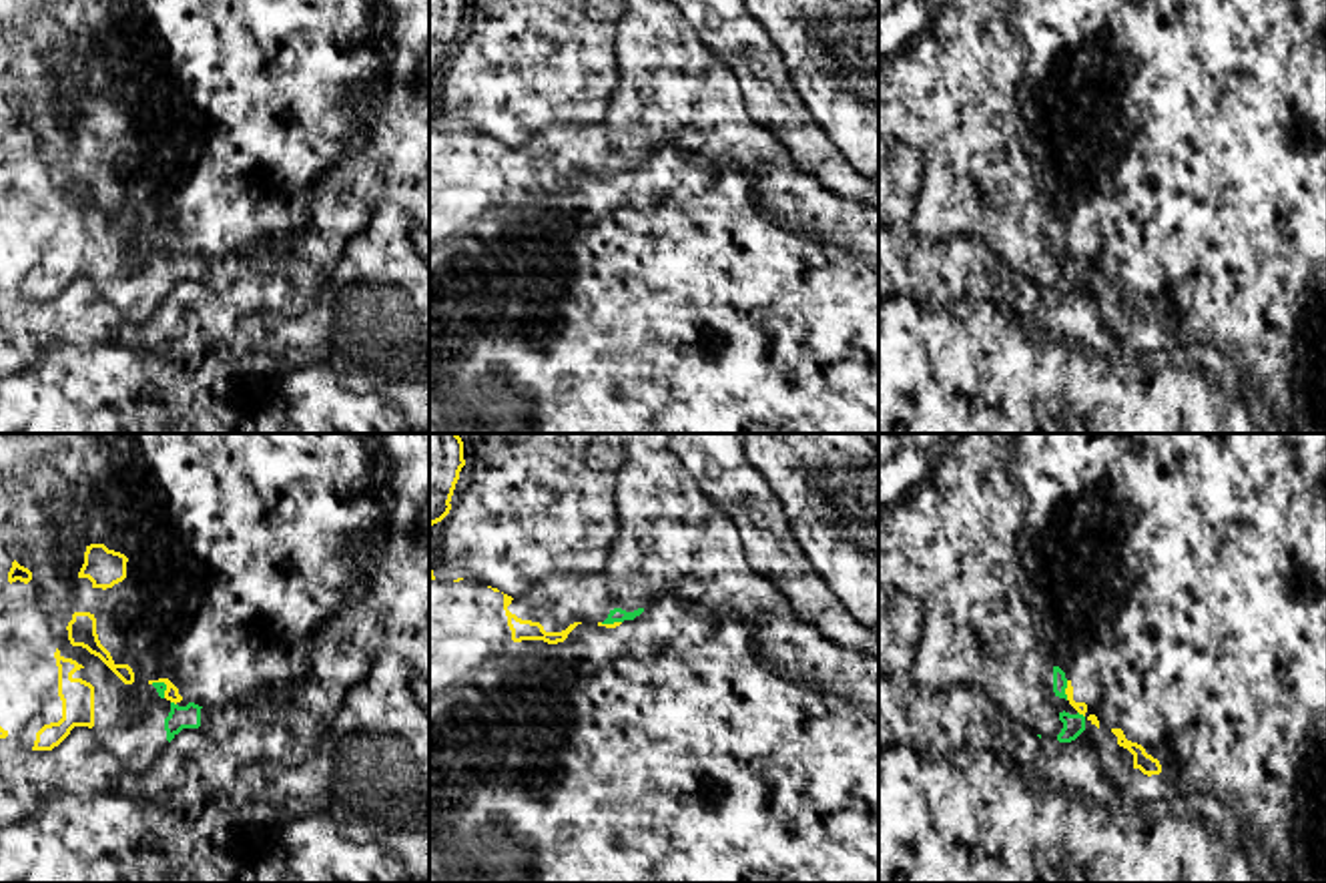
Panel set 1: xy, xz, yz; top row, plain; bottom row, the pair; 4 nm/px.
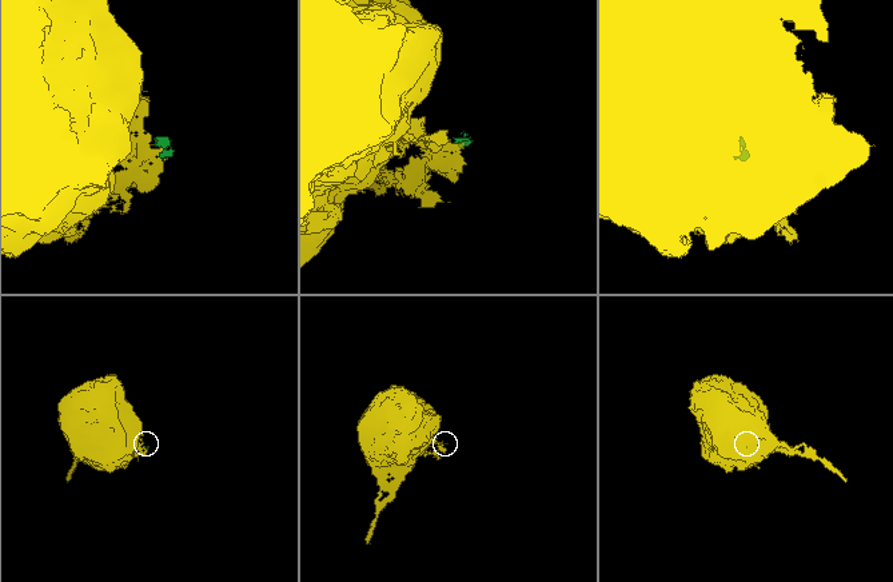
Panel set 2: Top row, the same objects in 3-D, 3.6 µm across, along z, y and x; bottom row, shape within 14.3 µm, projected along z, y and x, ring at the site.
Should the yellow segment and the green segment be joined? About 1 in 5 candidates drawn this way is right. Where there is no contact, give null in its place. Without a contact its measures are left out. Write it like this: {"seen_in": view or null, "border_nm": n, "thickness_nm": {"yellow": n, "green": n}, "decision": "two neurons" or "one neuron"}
{"seen_in": "yz", "border_nm": 80, "thickness_nm": {"yellow": 50, "green": 60}, "decision": "two neurons"}

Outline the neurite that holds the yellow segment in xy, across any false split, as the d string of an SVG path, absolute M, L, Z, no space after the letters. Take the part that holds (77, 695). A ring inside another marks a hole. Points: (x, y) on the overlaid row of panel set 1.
M58 648L54 658L58 666L62 718L58 722L44 724L36 732L32 751L52 751L70 734L74 726L94 726L94 686L82 678L72 676L84 666L72 658L64 658Z

